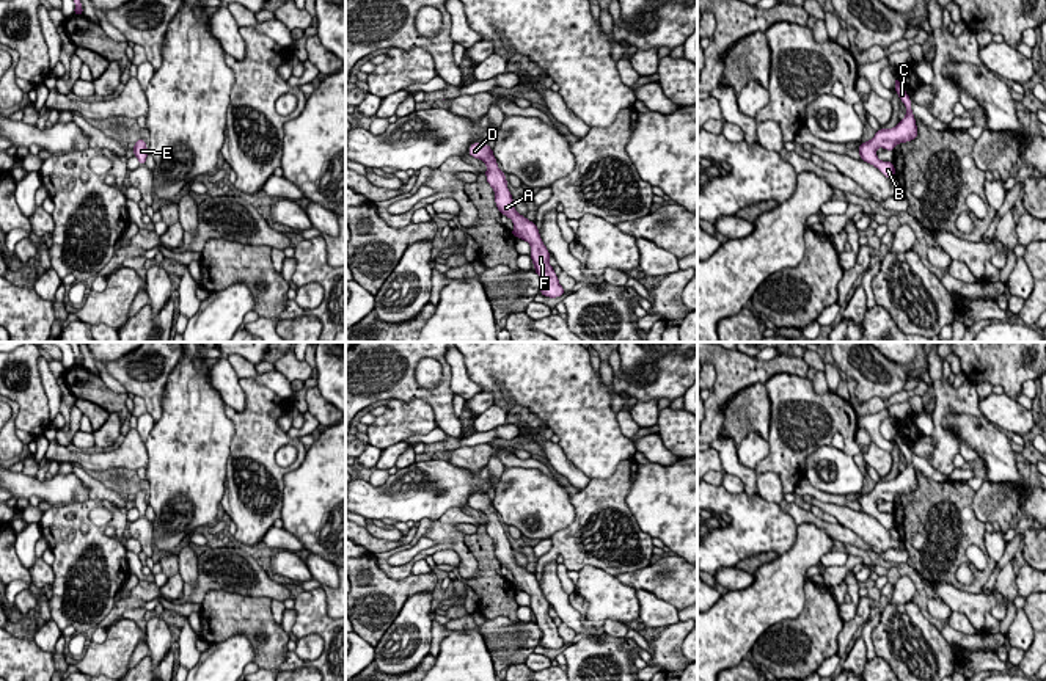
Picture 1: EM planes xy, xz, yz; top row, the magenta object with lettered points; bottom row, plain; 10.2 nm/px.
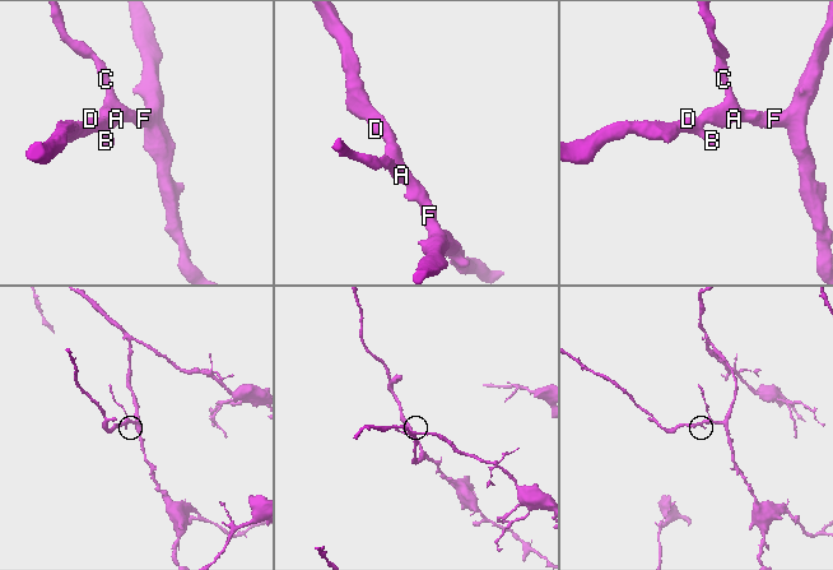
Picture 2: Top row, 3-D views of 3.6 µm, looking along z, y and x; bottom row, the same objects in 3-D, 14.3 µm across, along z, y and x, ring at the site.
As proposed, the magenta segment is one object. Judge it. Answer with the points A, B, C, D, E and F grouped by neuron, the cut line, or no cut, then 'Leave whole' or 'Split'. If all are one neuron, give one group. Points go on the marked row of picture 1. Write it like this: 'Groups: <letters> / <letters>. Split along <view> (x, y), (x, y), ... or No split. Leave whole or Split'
Groups: A B C D E F. No split. Leave whole

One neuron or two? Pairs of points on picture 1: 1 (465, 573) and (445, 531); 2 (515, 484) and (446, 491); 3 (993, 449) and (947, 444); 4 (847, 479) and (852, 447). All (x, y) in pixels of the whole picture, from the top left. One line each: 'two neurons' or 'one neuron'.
1: one neuron
2: two neurons
3: two neurons
4: two neurons

